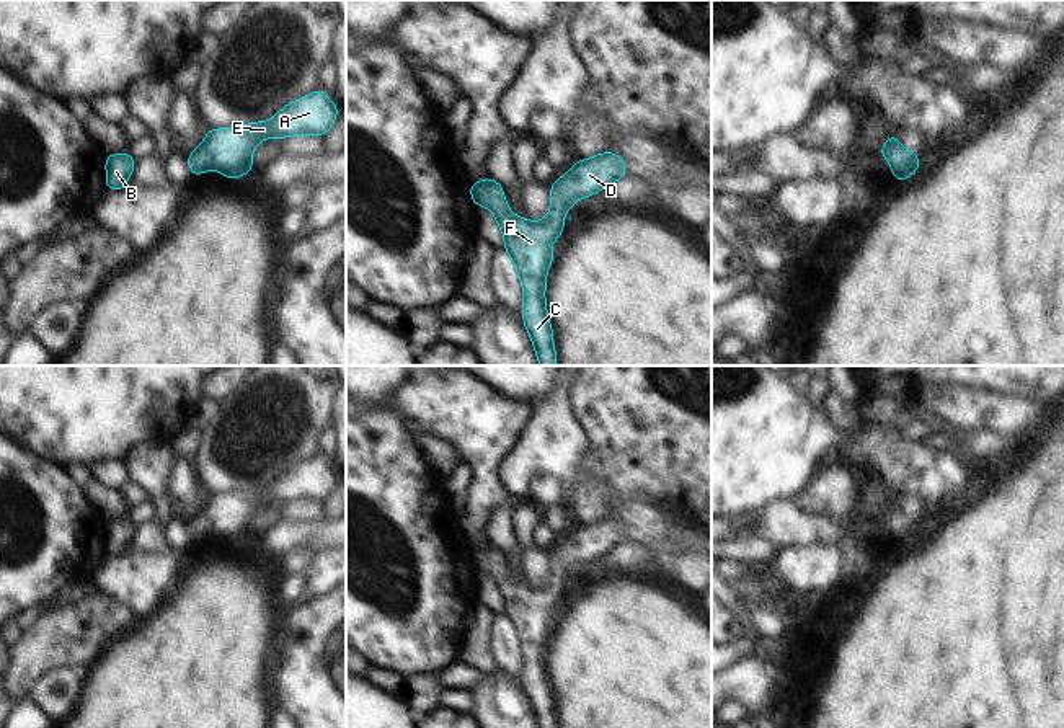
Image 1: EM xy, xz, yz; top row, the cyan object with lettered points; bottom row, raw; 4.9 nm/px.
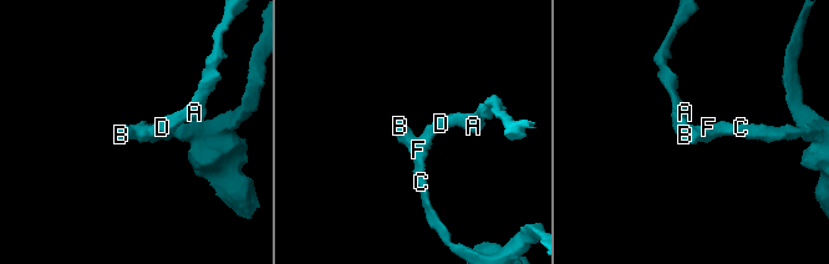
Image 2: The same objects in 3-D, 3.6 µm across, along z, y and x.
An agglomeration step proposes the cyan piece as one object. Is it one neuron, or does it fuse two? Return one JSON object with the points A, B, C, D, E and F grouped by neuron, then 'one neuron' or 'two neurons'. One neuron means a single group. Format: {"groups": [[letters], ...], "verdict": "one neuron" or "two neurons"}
{"groups": [["A", "B", "C", "D", "E", "F"]], "verdict": "one neuron"}

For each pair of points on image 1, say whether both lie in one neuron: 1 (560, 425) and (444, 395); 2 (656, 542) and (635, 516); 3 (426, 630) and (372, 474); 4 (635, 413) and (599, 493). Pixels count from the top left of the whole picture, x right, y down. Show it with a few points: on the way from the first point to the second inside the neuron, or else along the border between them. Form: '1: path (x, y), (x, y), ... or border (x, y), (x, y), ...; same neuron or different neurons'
1: border (532, 410), (518, 441), (509, 449); different neurons
2: path (655, 536), (642, 523); same neuron
3: path (421, 591), (418, 557), (405, 532), (385, 513); same neuron
4: path (635, 433), (635, 451), (612, 474); same neuron

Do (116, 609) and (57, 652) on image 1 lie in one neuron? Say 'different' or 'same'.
same

